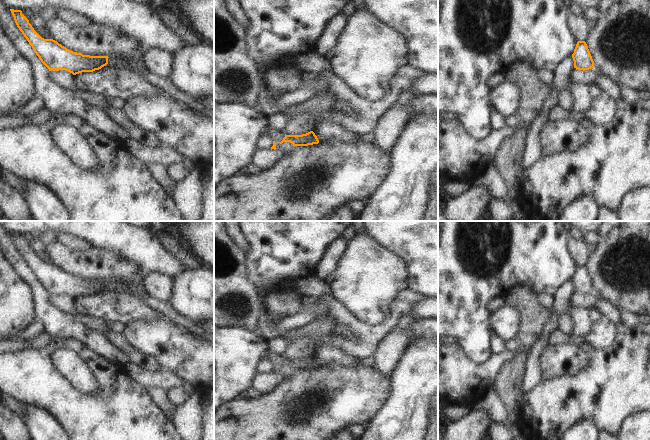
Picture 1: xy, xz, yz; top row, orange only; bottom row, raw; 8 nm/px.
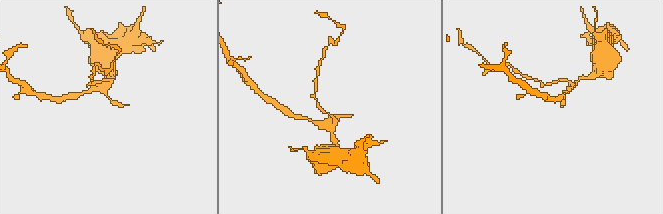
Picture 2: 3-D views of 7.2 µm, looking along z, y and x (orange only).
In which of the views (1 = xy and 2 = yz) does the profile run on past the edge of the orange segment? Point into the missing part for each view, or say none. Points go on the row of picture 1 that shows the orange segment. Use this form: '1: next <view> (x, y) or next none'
1: next none
2: next none

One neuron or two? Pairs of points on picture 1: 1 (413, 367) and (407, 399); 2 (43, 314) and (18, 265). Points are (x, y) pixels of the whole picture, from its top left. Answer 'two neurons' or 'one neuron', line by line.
1: one neuron
2: one neuron

